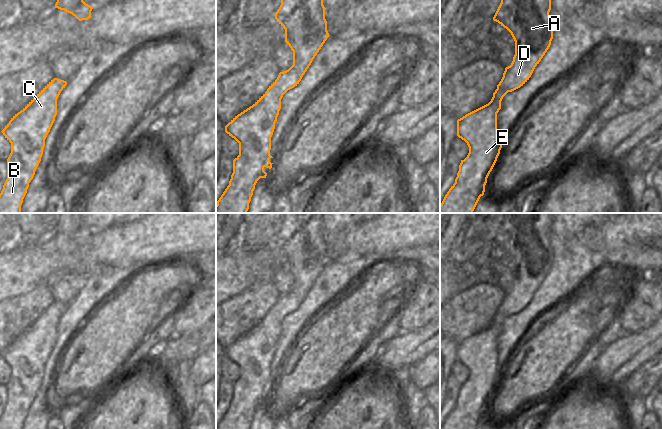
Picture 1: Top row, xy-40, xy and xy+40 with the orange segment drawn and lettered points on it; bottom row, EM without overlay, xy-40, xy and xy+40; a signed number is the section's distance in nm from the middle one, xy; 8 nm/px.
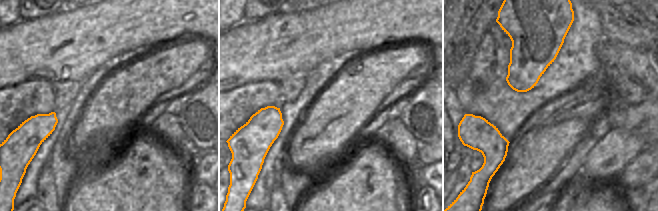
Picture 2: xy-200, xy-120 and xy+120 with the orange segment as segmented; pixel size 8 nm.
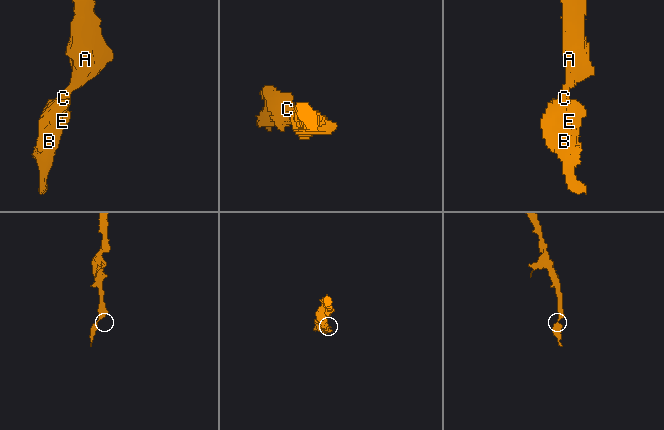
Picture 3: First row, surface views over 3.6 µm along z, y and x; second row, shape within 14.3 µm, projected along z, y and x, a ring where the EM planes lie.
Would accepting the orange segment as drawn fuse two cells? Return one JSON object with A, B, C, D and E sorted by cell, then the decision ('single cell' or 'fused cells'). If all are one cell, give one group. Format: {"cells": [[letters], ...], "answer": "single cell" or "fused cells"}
{"cells": [["A", "B", "C", "D", "E"]], "answer": "single cell"}

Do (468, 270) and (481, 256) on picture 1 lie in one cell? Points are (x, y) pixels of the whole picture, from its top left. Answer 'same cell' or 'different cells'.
different cells

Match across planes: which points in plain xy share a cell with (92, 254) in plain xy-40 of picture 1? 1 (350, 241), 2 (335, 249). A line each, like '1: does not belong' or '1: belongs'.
1: belongs
2: belongs

